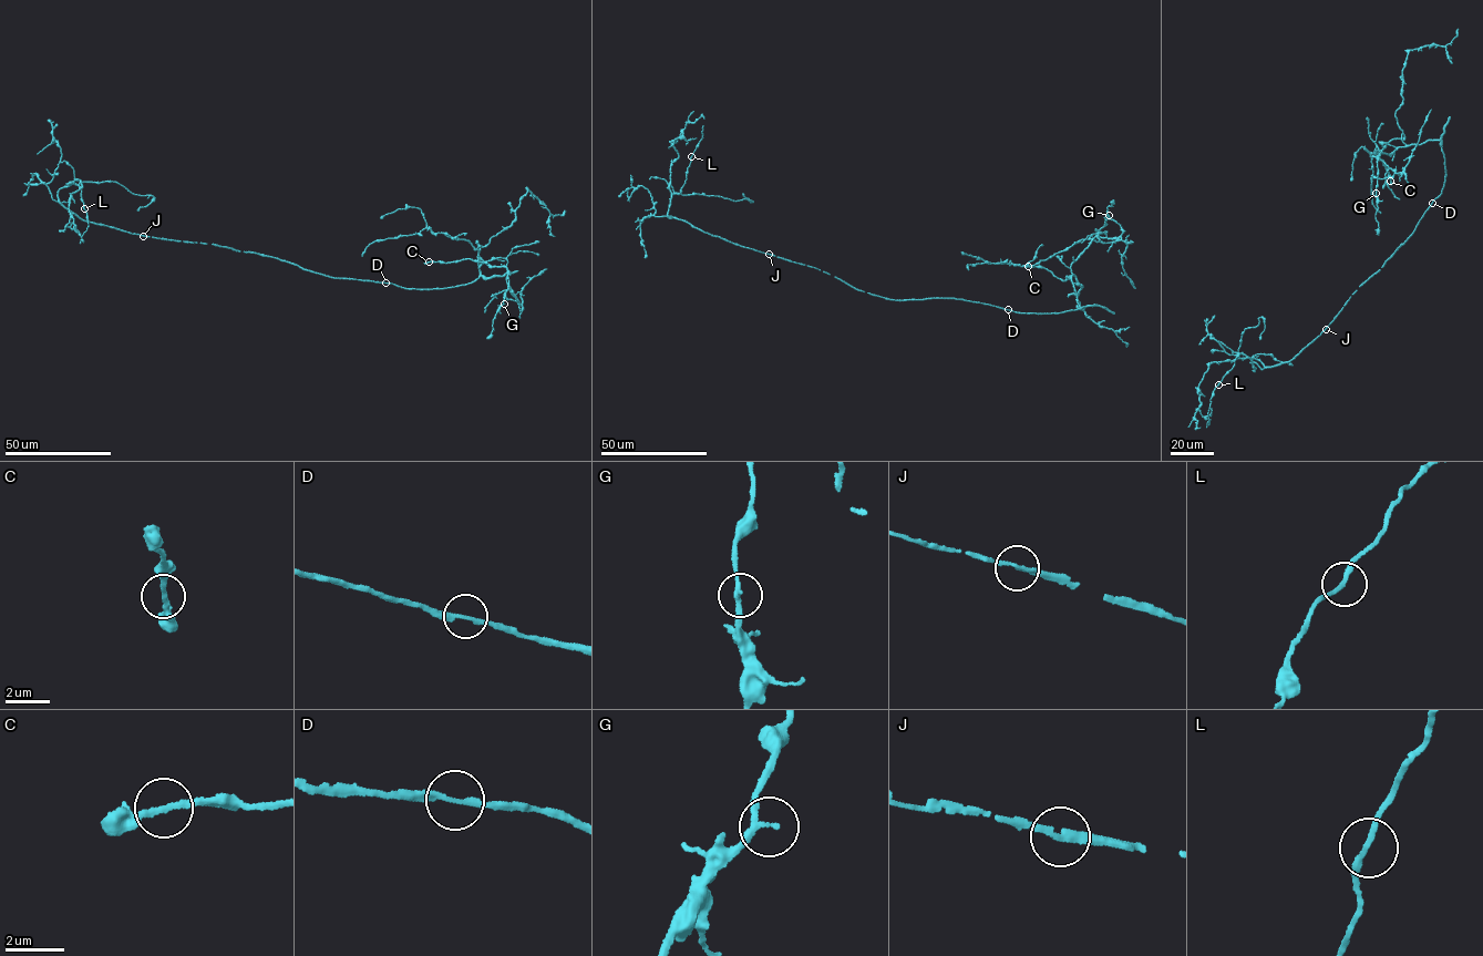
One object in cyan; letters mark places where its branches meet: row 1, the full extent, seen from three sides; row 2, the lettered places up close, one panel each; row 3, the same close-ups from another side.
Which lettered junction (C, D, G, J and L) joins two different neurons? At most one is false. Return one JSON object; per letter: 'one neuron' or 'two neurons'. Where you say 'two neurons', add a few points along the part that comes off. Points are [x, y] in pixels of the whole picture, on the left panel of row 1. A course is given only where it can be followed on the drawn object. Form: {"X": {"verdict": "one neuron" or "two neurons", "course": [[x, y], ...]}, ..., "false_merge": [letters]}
{"C": {"verdict": "one neuron"}, "D": {"verdict": "one neuron"}, "G": {"verdict": "one neuron"}, "J": {"verdict": "one neuron"}, "L": {"verdict": "one neuron"}, "false_merge": []}

